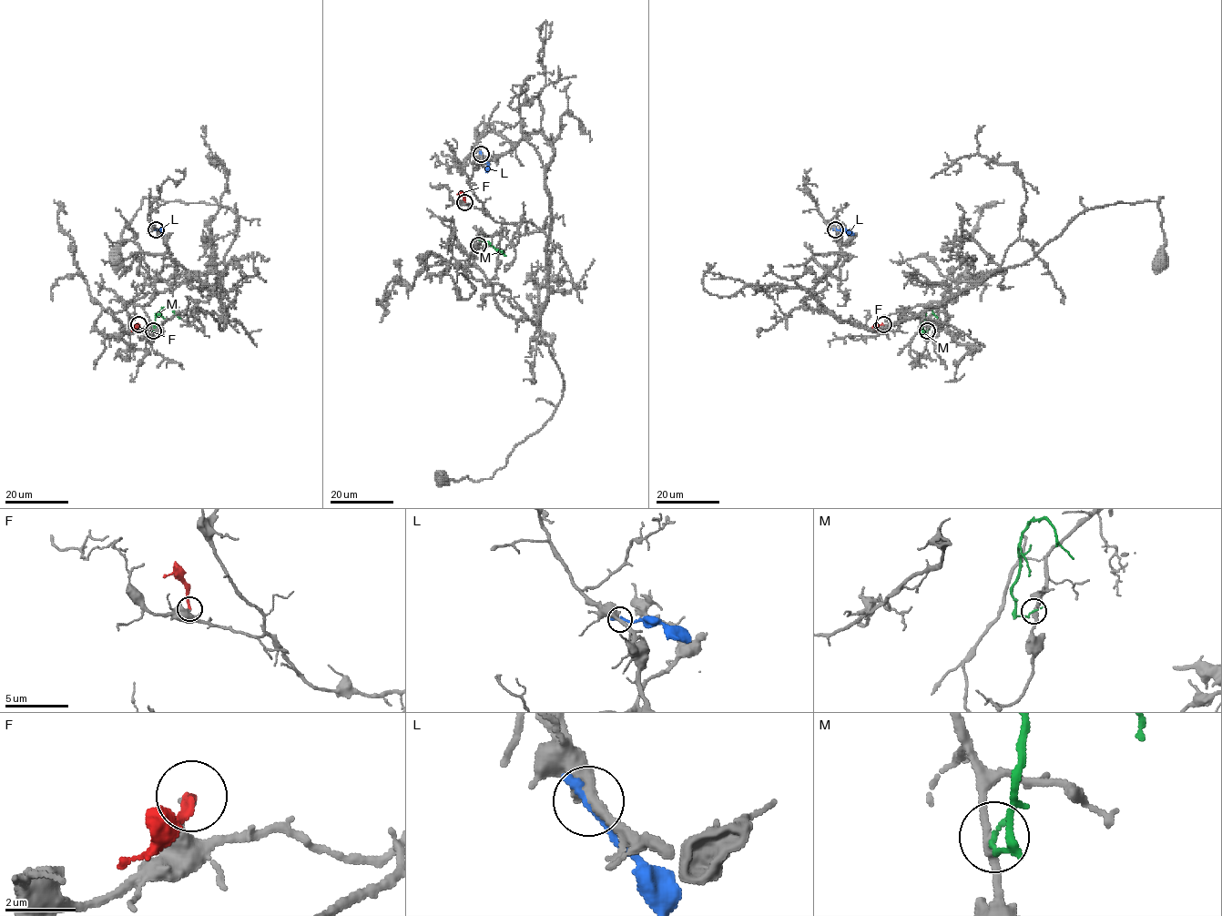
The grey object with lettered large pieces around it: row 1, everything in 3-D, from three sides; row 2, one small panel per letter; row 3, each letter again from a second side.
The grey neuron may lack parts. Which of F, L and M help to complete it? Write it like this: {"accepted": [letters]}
{"accepted": []}

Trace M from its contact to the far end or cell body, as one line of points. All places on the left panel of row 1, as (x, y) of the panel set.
M: (152, 330), (156, 316), (163, 308), (169, 308), (180, 319)

